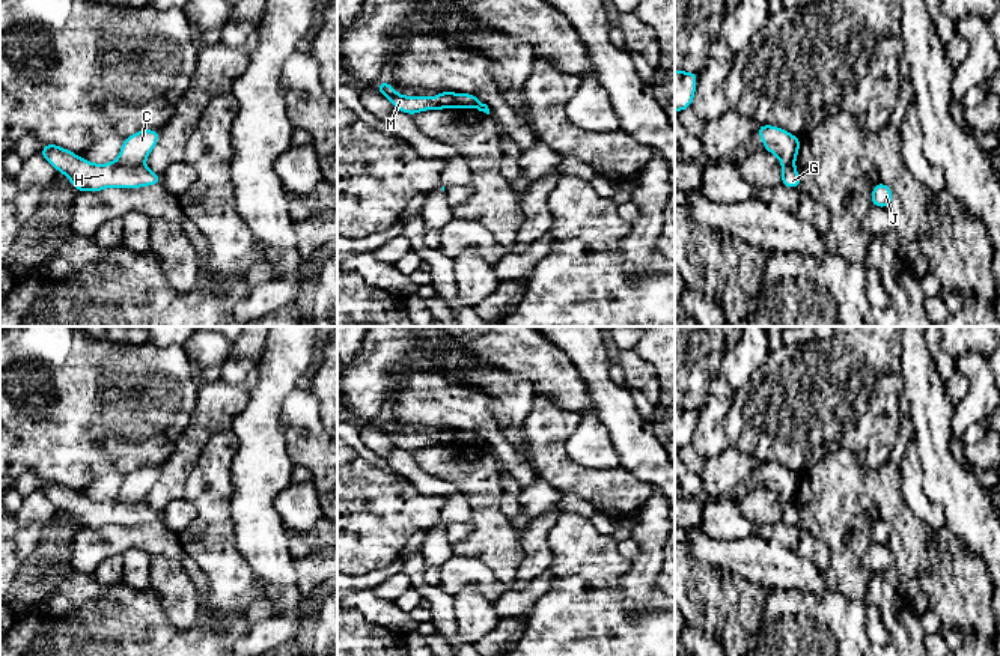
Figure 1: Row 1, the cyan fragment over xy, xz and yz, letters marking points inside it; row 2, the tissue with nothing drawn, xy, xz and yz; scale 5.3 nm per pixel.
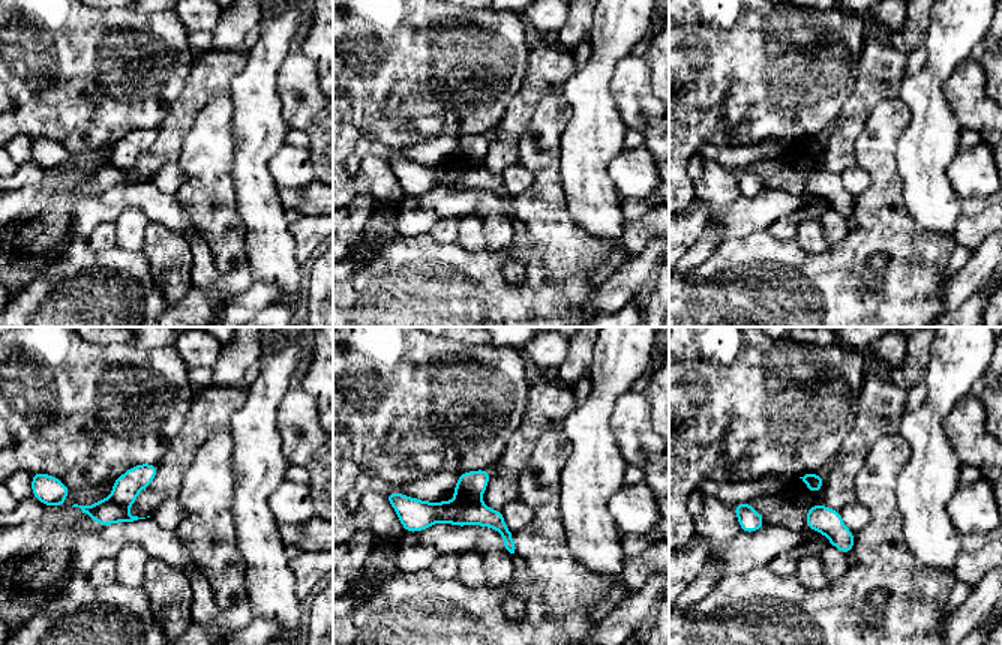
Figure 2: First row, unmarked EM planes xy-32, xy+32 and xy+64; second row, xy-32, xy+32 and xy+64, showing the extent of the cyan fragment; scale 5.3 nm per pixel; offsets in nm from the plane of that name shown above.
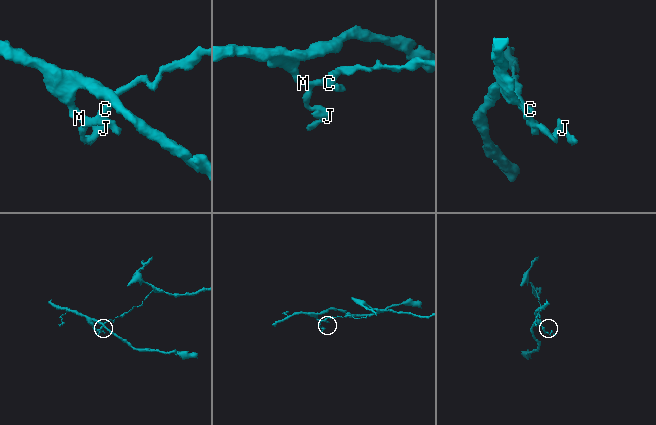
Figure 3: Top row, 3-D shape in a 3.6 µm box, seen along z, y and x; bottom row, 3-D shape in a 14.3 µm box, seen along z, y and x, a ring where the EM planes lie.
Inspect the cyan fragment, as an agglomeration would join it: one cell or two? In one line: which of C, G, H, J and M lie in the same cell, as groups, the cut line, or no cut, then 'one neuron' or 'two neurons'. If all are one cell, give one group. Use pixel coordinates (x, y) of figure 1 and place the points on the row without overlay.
C / G H J M | xy (115, 498), (131, 504), (142, 503) | two neurons

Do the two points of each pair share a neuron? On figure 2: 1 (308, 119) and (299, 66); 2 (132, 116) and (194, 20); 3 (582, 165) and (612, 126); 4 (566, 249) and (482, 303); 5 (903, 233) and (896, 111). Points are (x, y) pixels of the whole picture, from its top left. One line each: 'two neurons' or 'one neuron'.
1: one neuron
2: two neurons
3: one neuron
4: one neuron
5: one neuron

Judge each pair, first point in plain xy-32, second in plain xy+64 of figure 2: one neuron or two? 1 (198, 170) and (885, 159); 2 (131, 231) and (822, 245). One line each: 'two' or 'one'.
1: one
2: one

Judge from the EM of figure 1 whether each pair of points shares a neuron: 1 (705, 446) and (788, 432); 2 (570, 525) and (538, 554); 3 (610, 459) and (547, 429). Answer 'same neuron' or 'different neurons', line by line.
1: different neurons
2: different neurons
3: different neurons

